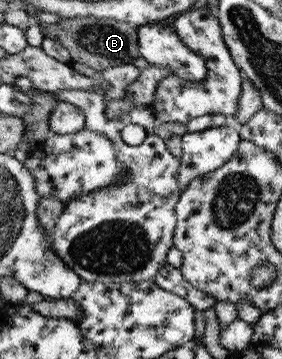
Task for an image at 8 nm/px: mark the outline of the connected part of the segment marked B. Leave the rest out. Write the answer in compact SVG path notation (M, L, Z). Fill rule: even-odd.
M84 17L77 19L61 18L52 25L44 25L43 37L54 39L69 54L70 63L85 63L96 74L113 65L129 65L139 57L136 30L127 23L113 19Z

